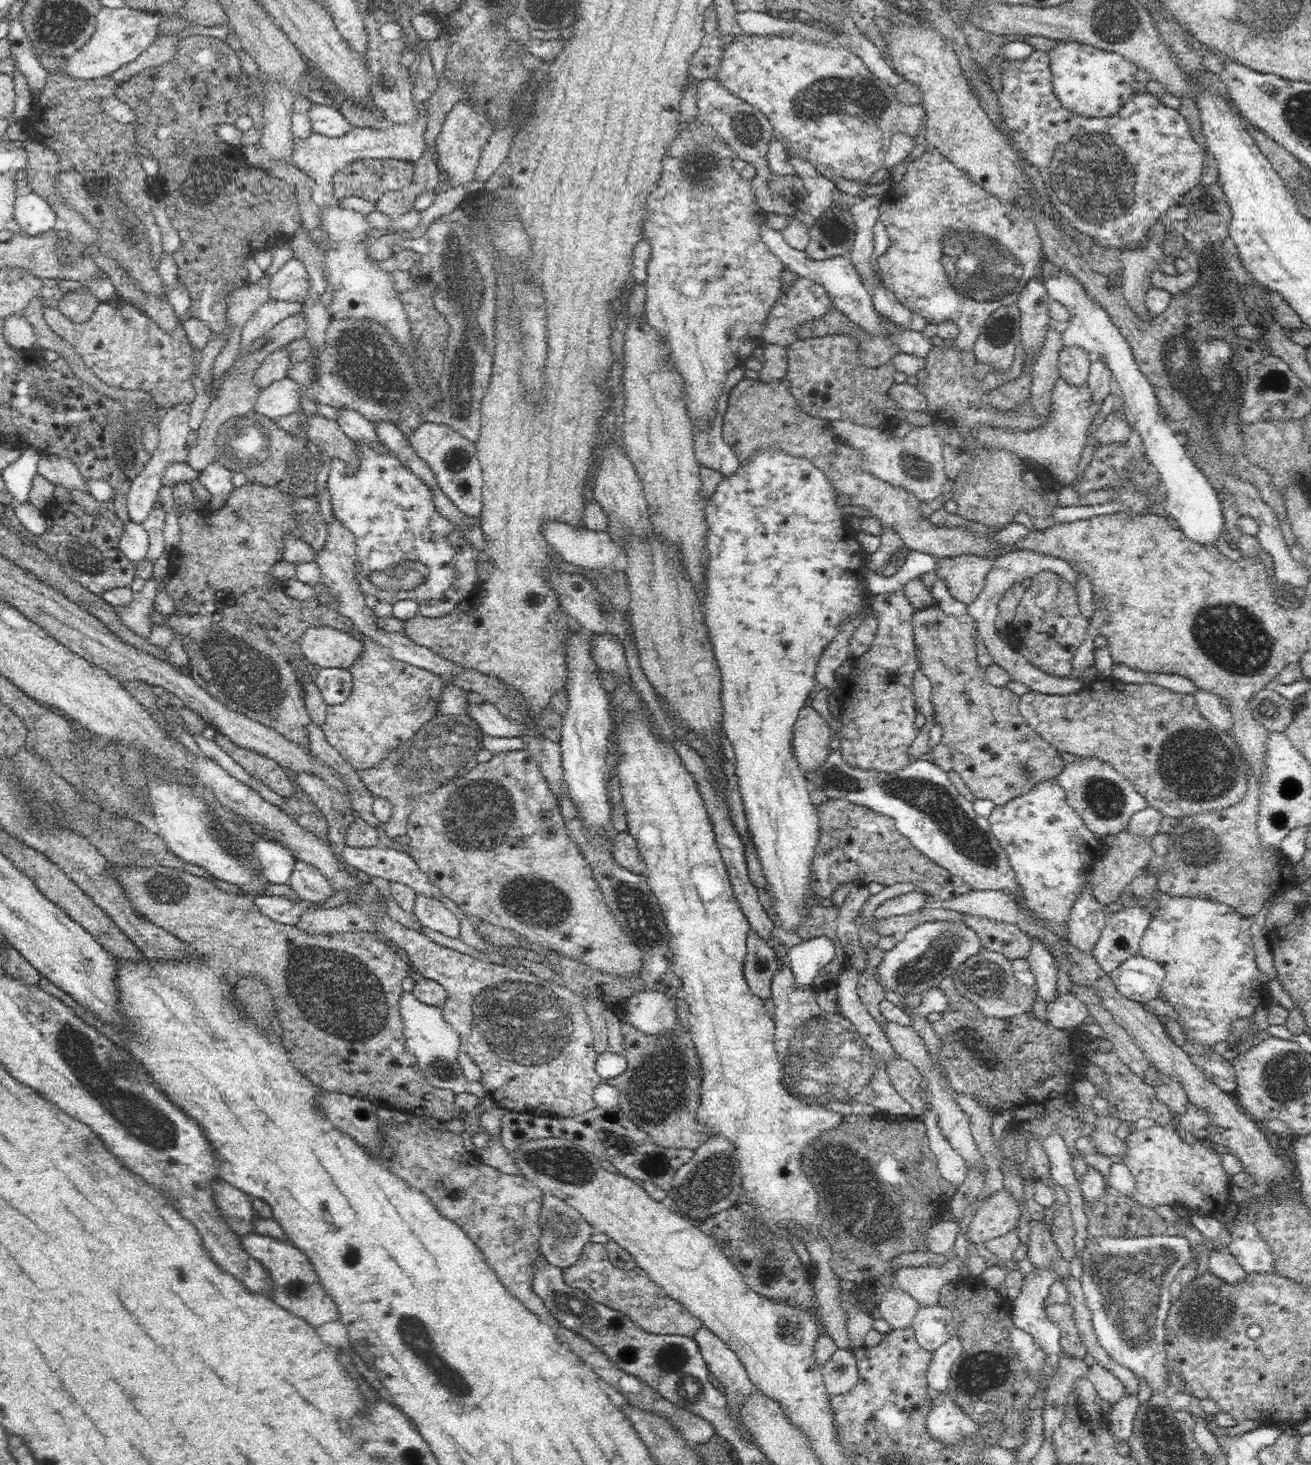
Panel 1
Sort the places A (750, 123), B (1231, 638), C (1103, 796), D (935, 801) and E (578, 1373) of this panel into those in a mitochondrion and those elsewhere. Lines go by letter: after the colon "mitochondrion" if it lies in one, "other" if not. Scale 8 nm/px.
A: mitochondrion
B: mitochondrion
C: mitochondrion
D: mitochondrion
E: other

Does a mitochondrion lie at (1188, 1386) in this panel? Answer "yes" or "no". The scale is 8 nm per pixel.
no

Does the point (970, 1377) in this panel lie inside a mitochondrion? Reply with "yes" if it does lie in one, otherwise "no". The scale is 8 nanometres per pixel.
yes

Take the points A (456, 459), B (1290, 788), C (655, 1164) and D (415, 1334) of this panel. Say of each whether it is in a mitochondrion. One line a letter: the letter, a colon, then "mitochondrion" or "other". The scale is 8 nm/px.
A: mitochondrion
B: mitochondrion
C: mitochondrion
D: mitochondrion

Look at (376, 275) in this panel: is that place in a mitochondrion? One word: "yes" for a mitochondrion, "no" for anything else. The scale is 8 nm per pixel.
no

